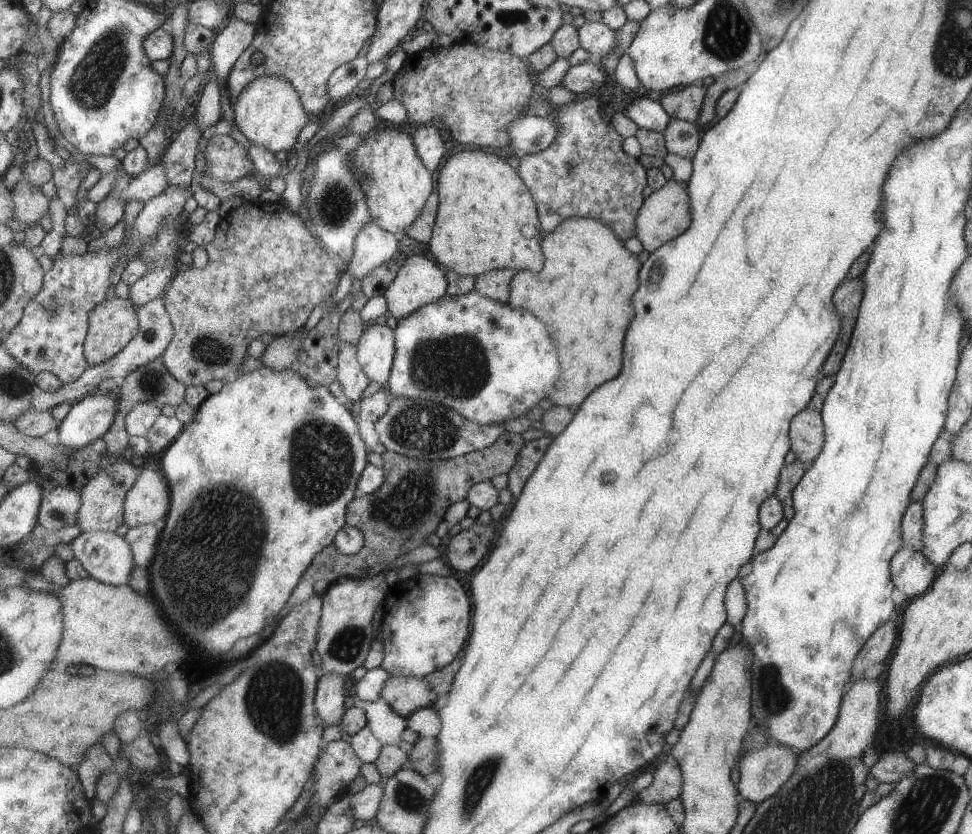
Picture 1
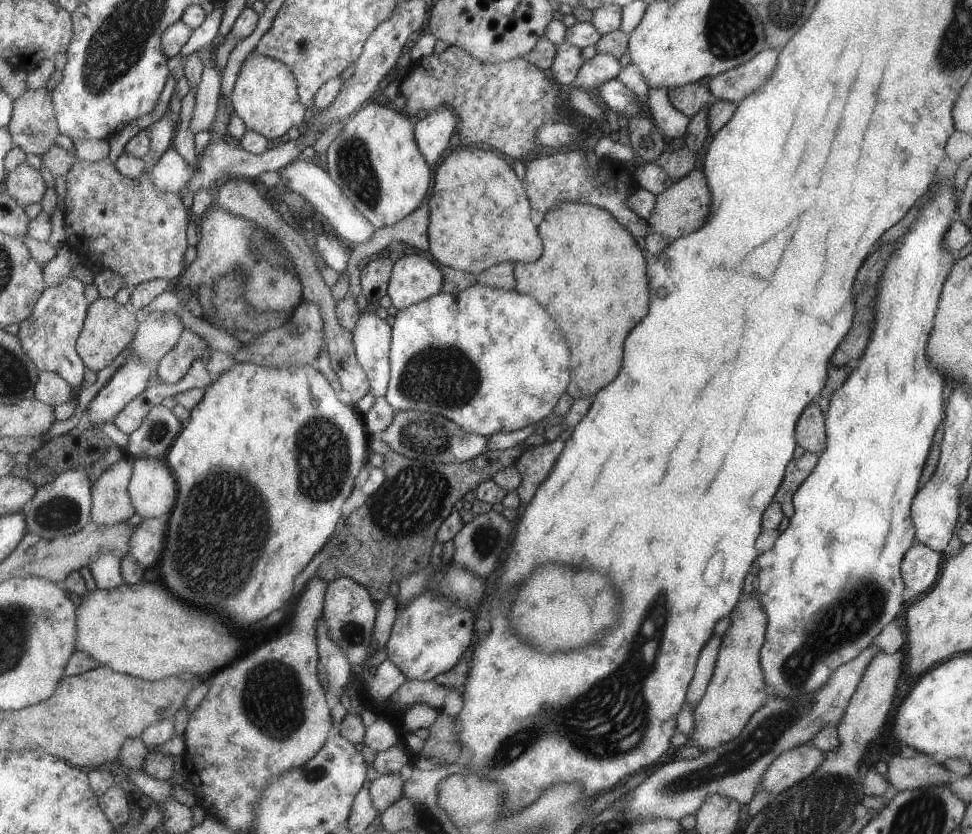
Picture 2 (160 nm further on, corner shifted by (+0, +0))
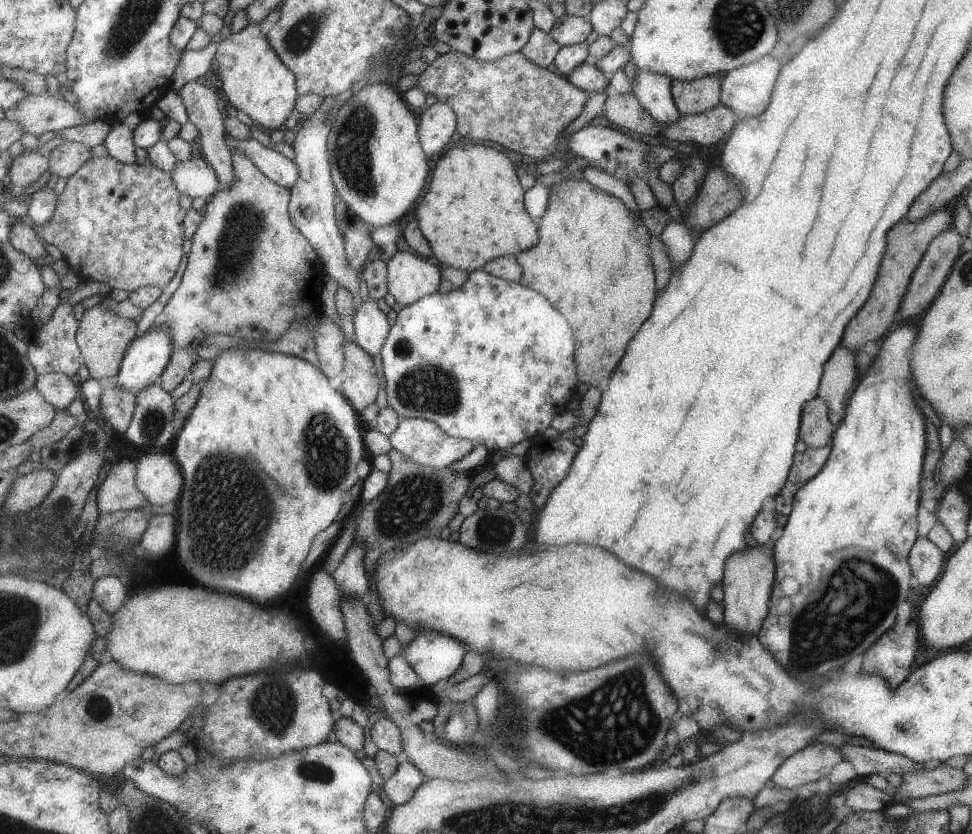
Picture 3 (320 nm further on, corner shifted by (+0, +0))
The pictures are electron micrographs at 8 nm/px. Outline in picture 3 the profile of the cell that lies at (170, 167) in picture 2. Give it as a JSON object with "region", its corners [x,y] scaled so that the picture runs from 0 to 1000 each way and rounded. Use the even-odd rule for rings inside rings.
{"region":[[[202,185],[198,191],[183,194],[175,209],[188,234],[217,239],[227,227],[227,217],[221,203],[209,188]]]}

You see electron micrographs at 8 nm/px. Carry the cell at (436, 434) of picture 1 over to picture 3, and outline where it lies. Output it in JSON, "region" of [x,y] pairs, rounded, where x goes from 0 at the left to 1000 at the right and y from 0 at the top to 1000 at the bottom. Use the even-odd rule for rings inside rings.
{"region":[[[416,502],[409,516],[401,523],[406,538],[427,550],[431,556],[458,562],[485,542],[490,532],[460,520],[452,510],[437,502]]]}

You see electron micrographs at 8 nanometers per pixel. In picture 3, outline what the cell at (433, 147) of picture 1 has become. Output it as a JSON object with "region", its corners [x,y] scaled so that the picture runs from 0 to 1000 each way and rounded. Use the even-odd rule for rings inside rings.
{"region":[[[450,121],[433,138],[431,163],[441,187],[452,185],[471,158],[471,137],[462,125]]]}

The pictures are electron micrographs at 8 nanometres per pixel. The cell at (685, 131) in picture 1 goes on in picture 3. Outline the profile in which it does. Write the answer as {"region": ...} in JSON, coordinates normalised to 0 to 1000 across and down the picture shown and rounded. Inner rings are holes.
{"region":[[[655,82],[650,91],[649,110],[676,149],[690,149],[700,138],[689,112],[690,95]]]}

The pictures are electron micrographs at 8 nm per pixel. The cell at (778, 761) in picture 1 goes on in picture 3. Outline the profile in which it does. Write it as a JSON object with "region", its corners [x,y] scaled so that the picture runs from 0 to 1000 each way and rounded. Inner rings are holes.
{"region":[[[836,891],[828,893],[820,902],[813,904],[803,917],[797,922],[792,933],[799,945],[818,947],[830,938],[838,938],[845,930],[851,930],[855,921],[865,914],[864,899],[853,892]]]}

